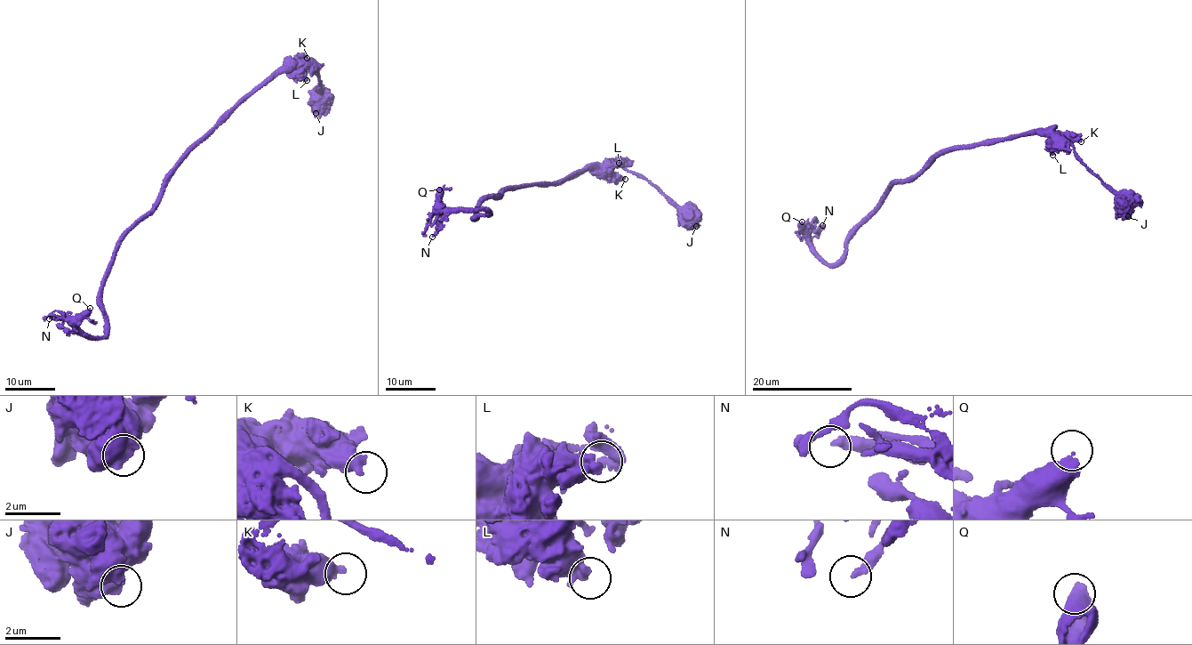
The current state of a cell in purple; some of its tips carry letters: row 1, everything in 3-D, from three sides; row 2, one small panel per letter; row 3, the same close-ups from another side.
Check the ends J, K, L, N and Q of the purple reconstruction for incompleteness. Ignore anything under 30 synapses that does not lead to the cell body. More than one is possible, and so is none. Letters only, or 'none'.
Q

